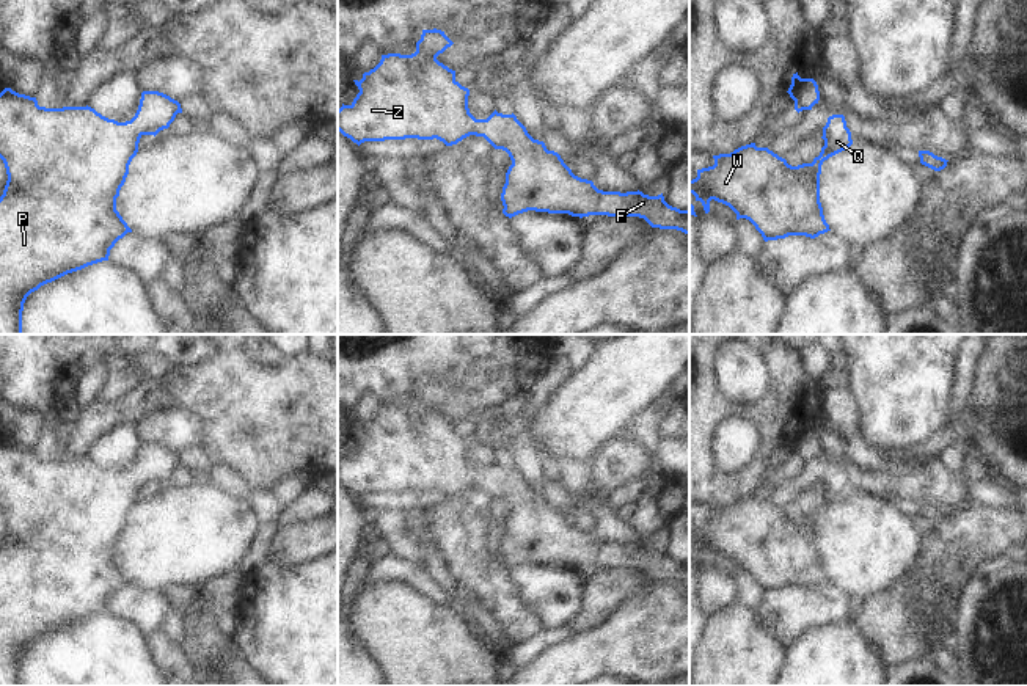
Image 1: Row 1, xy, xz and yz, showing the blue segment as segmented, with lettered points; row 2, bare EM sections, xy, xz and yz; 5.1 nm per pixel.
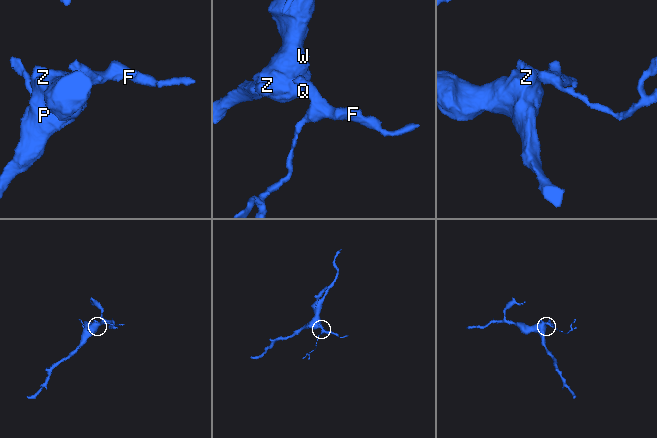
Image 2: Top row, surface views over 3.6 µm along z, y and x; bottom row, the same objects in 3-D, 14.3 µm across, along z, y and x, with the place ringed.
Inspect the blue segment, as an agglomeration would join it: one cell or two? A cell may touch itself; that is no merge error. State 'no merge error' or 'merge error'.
no merge error

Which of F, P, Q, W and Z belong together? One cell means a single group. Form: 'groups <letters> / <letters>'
groups F P Q W Z

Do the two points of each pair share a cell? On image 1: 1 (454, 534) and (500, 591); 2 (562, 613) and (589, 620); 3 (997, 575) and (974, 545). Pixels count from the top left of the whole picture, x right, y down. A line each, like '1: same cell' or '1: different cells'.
1: same cell
2: different cells
3: different cells

